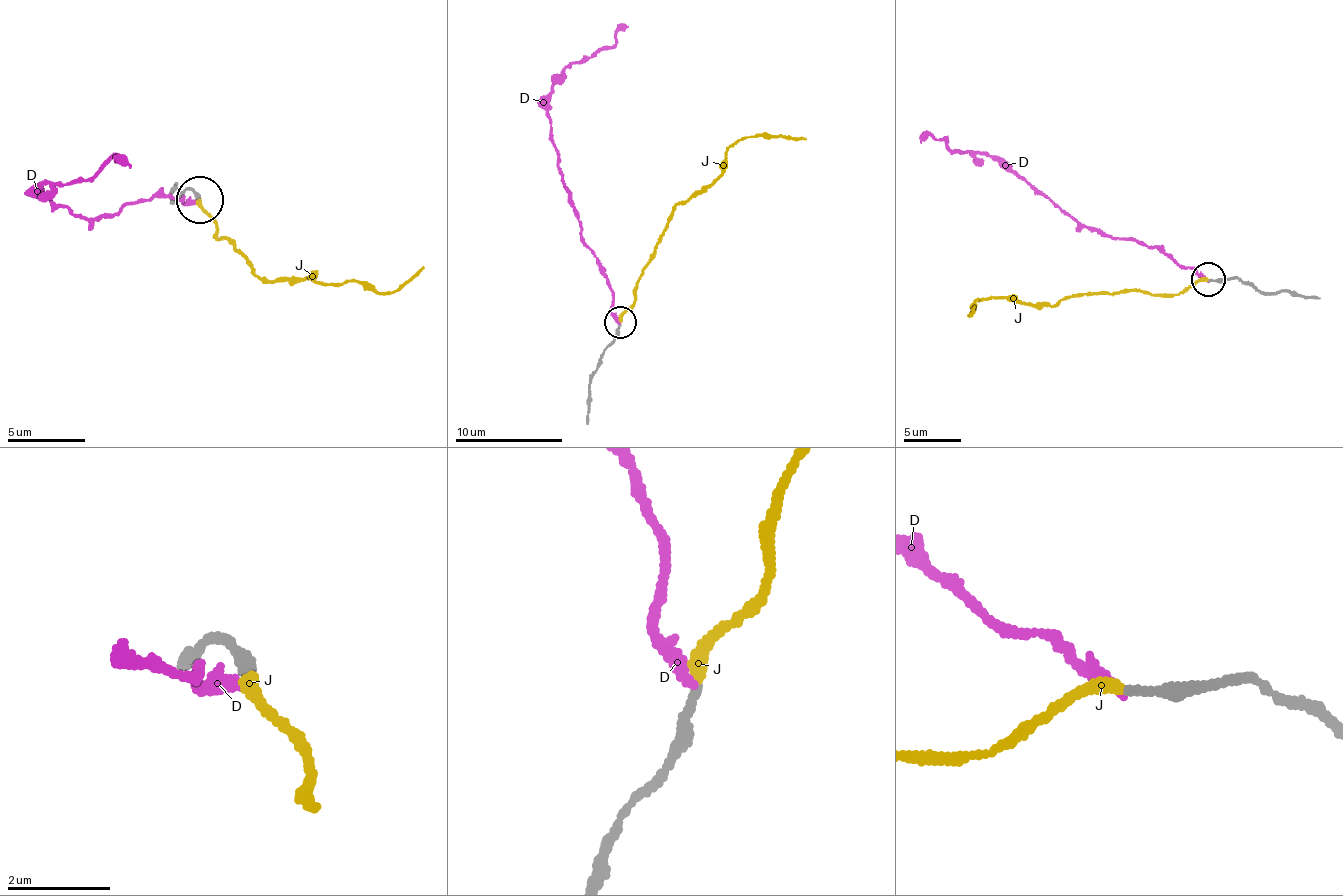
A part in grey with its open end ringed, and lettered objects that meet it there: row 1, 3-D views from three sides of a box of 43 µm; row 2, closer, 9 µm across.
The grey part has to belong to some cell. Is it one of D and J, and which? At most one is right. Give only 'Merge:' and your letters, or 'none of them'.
Merge: J

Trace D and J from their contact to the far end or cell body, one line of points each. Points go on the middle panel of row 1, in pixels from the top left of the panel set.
D: (621, 324), (600, 260), (582, 235), (548, 113), (556, 79), (614, 46), (627, 26)
J: (621, 324), (671, 211), (722, 172), (725, 151), (745, 137), (805, 138)

